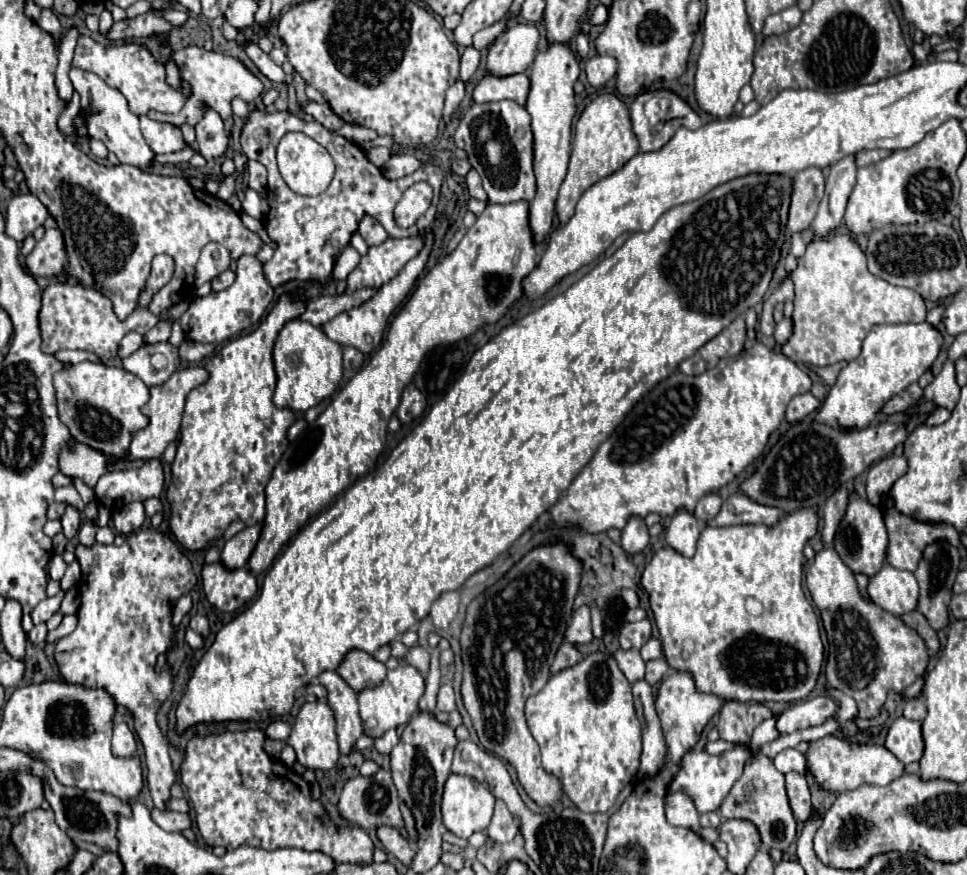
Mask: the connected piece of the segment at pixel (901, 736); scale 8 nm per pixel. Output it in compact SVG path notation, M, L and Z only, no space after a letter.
M903 716L895 718L889 726L885 748L897 756L903 764L917 762L923 756L923 738L921 738L921 722L907 720Z

